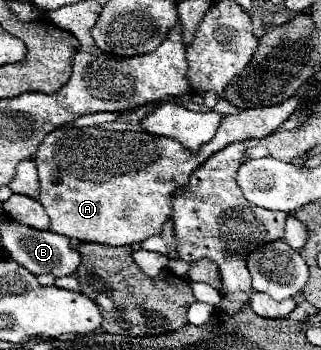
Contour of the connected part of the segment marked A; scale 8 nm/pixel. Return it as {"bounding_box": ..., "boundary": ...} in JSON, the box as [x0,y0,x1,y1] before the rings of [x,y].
{"bounding_box":[34,95,300,247],"boundary":[[[294,95],[272,107],[224,115],[218,133],[212,141],[202,145],[198,155],[190,153],[174,139],[154,137],[144,131],[120,133],[96,127],[58,127],[44,137],[34,155],[40,175],[38,201],[50,217],[50,231],[82,243],[116,247],[158,235],[170,217],[172,193],[188,183],[188,177],[196,167],[230,143],[262,139],[274,133],[300,103],[300,95]]]}

